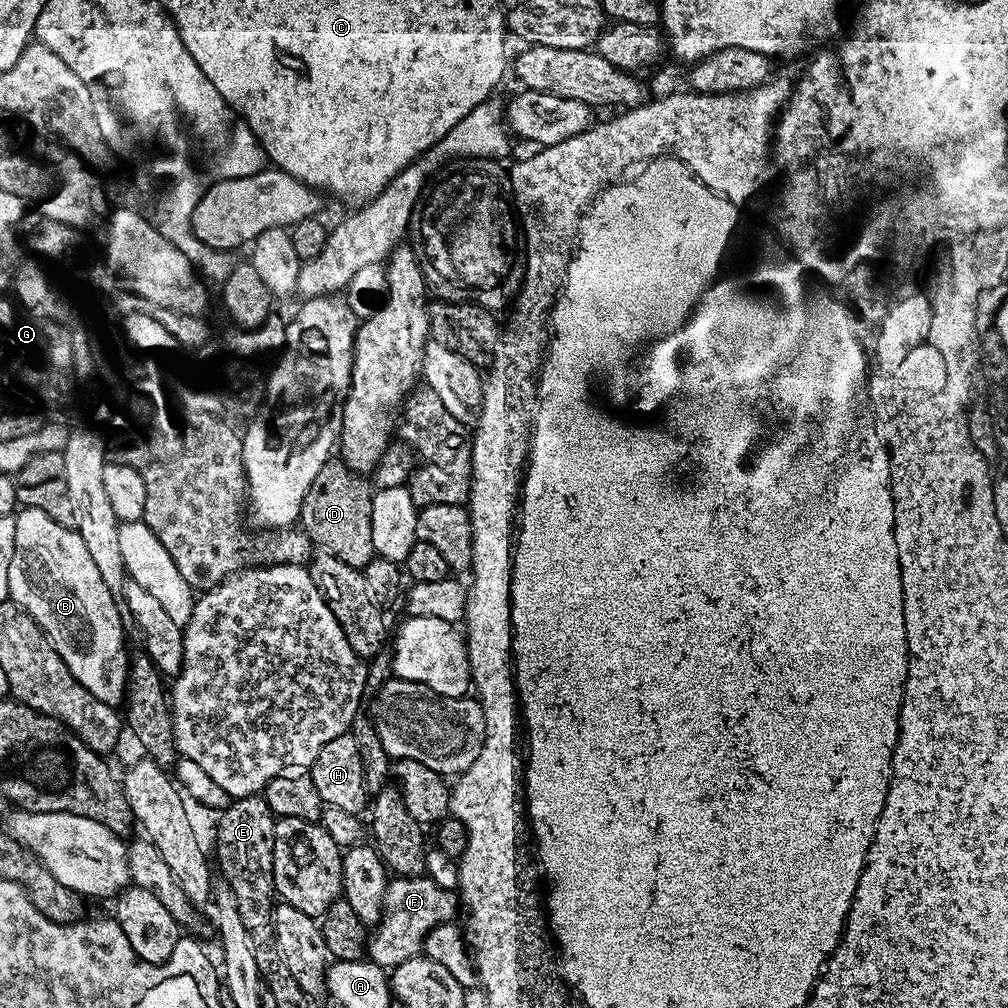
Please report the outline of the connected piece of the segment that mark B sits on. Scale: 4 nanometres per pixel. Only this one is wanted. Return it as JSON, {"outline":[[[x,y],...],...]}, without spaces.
{"outline":[[[21,507],[15,517],[14,559],[10,562],[8,587],[11,601],[28,612],[38,626],[43,628],[71,674],[86,690],[90,690],[102,702],[113,706],[123,705],[128,691],[130,651],[124,645],[124,624],[120,621],[122,608],[106,582],[102,582],[102,574],[98,574],[98,566],[94,566],[94,558],[90,558],[90,550],[86,550],[86,542],[82,542],[75,528],[54,522],[50,514],[42,514],[42,510],[37,508]]]}

